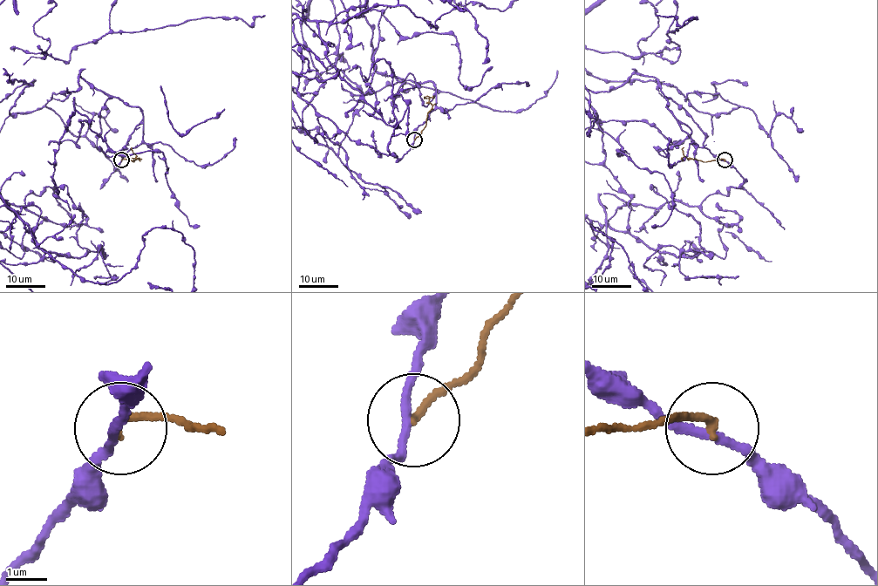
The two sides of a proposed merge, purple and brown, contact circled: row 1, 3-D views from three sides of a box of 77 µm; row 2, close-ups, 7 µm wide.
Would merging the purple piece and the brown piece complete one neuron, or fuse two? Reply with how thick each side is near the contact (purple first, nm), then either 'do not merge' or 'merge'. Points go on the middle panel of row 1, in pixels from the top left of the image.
200/180 nm | do not merge

